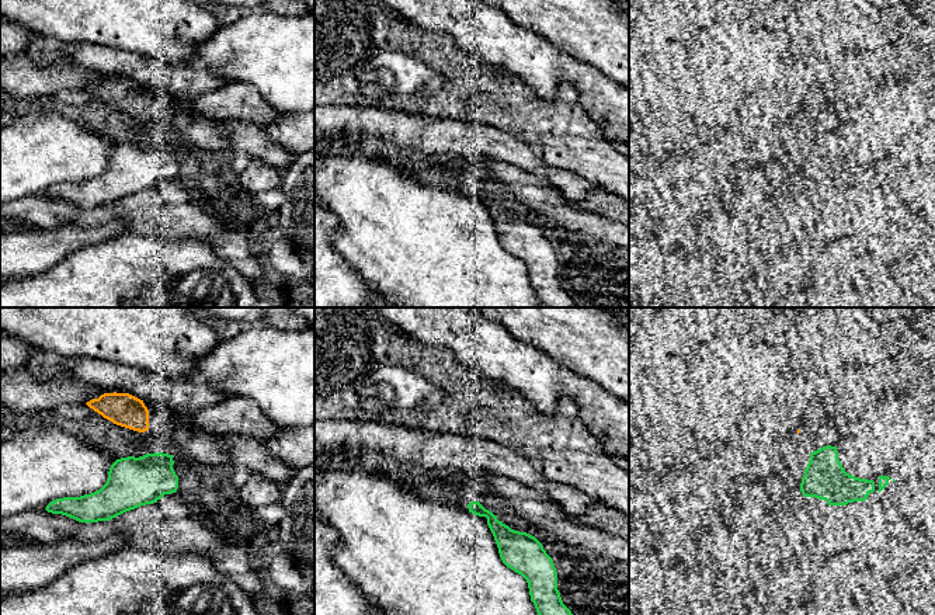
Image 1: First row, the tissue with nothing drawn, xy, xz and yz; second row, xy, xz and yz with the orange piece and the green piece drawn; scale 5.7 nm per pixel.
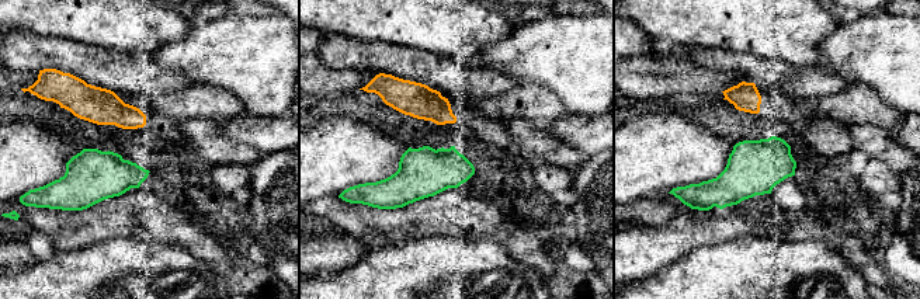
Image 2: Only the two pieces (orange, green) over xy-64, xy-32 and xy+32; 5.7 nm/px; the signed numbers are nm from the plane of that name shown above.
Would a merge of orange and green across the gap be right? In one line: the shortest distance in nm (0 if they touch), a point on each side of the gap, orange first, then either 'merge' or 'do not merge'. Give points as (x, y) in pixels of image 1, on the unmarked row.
130 nm apart; from orange across xy (143, 117), (146, 139); do not merge

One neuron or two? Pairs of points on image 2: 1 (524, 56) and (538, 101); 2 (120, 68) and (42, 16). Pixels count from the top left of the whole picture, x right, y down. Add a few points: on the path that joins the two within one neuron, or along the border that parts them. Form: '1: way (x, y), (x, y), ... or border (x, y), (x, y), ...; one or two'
1: border (518, 82), (544, 84), (561, 103); two
2: border (54, 37), (118, 51); two

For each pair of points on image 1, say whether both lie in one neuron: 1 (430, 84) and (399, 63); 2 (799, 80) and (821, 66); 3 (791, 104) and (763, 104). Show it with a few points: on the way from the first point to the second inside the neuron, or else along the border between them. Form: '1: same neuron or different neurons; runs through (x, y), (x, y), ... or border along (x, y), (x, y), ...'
1: same neuron; runs through (423, 79), (413, 76), (406, 69)
2: same neuron; runs through (805, 75), (816, 70)
3: same neuron; runs through (784, 104), (770, 104)

